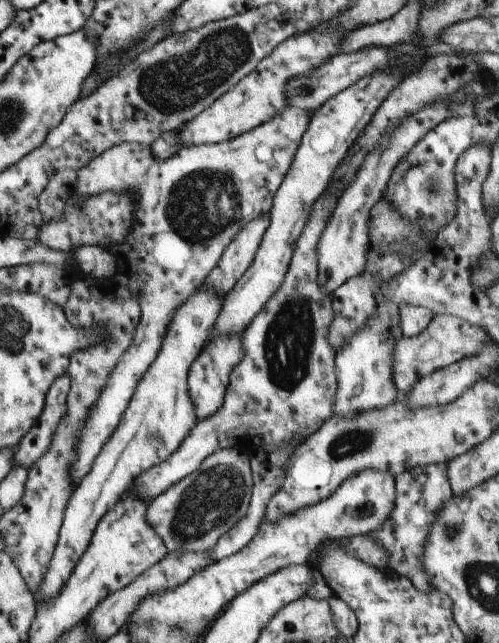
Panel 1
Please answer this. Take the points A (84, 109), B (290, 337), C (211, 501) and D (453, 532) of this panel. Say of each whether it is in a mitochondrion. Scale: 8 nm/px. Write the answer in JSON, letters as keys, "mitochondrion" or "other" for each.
{"A":"other","B":"mitochondrion","C":"mitochondrion","D":"mitochondrion"}

